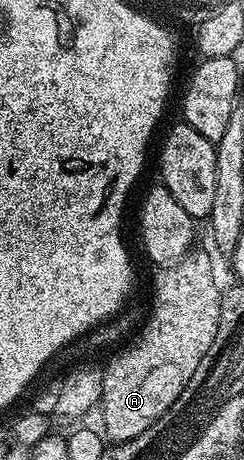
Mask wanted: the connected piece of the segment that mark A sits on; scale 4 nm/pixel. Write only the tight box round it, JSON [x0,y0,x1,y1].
[100,249,220,438]

